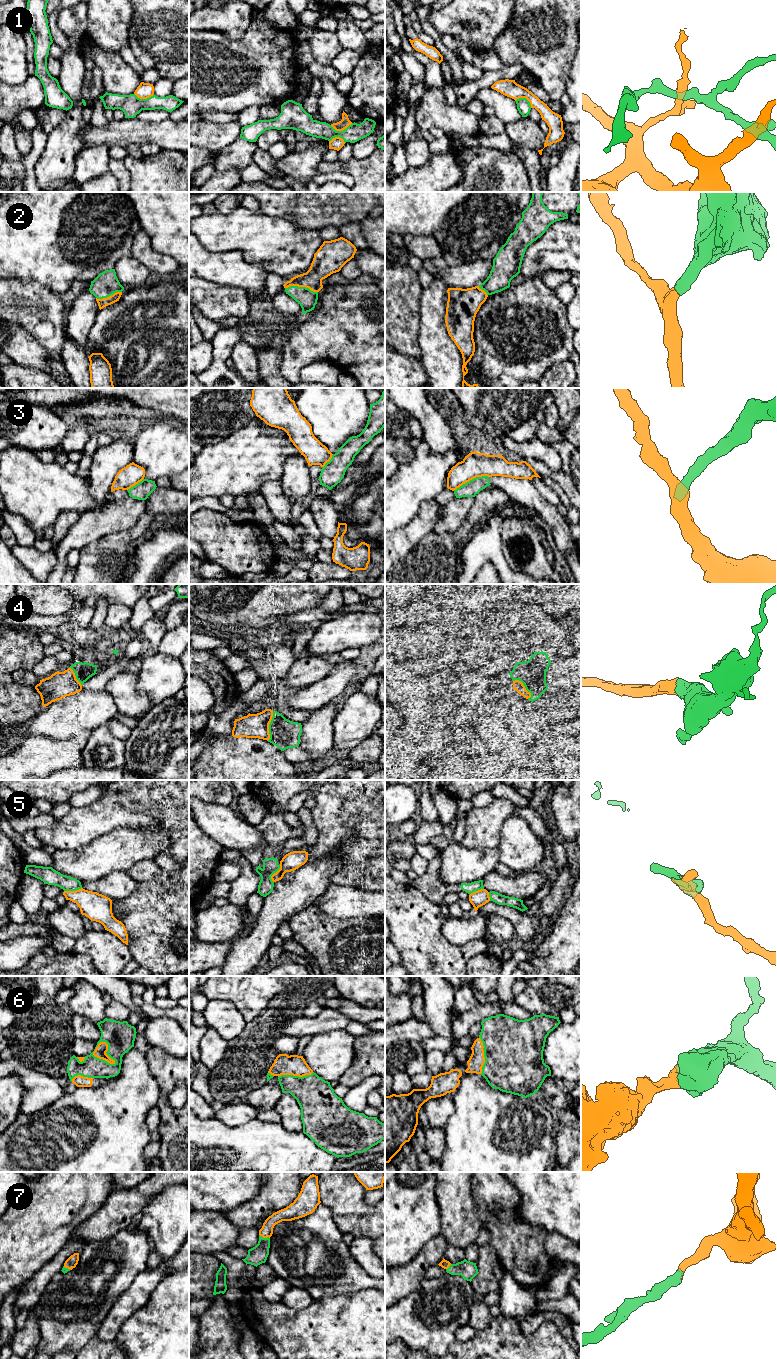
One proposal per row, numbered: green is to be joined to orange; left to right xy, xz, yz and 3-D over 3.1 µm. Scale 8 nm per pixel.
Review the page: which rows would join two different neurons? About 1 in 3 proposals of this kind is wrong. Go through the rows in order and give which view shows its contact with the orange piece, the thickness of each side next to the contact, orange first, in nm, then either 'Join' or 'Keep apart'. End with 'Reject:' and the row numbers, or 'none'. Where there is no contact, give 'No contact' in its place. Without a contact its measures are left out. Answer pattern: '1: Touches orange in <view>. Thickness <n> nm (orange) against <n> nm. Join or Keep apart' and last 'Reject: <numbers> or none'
1: Touches orange in xz. Thickness 80 nm (orange) against 140 nm. Keep apart
2: Touches orange in xz. Thickness 190 nm (orange) against 150 nm. Join
3: Touches orange in yz. Thickness 200 nm (orange) against 120 nm. Keep apart
4: Touches orange in xz. Thickness 190 nm (orange) against 240 nm. Join
5: Touches orange in xz. Thickness 140 nm (orange) against 130 nm. Keep apart
6: Touches orange in xy. Thickness 100 nm (orange) against 240 nm. Join
7: Touches orange in xz. Thickness 100 nm (orange) against 150 nm. Join
Reject: 1, 3, 5

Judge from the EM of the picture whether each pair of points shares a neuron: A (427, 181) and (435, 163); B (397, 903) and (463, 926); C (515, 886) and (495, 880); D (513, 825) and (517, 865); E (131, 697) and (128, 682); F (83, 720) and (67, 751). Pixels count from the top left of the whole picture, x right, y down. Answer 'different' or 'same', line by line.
A: same
B: different
C: same
D: same
E: same
F: different

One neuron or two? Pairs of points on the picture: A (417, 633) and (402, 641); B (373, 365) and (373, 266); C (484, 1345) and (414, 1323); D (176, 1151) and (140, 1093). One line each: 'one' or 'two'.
A: one
B: two
C: two
D: two

